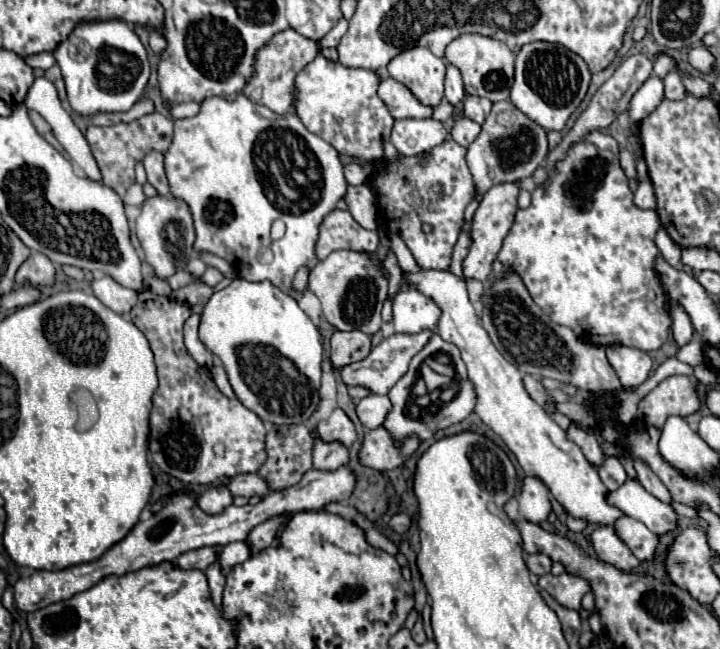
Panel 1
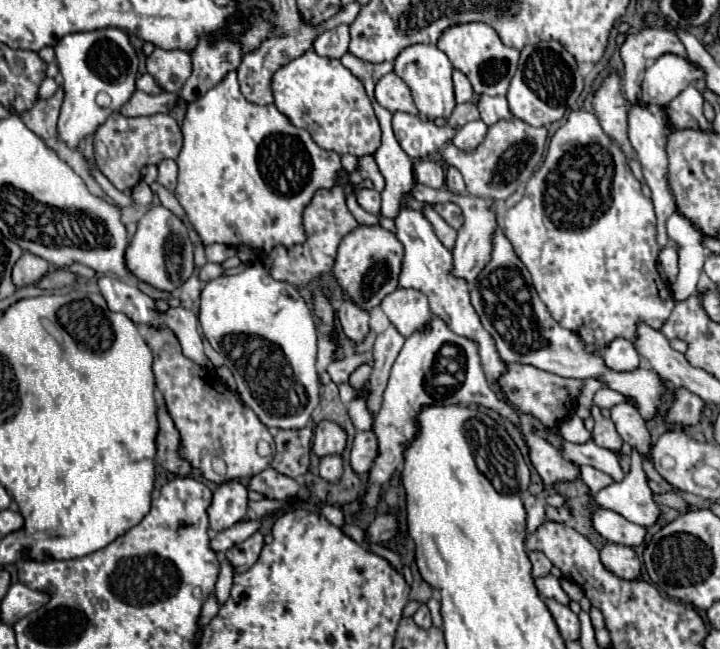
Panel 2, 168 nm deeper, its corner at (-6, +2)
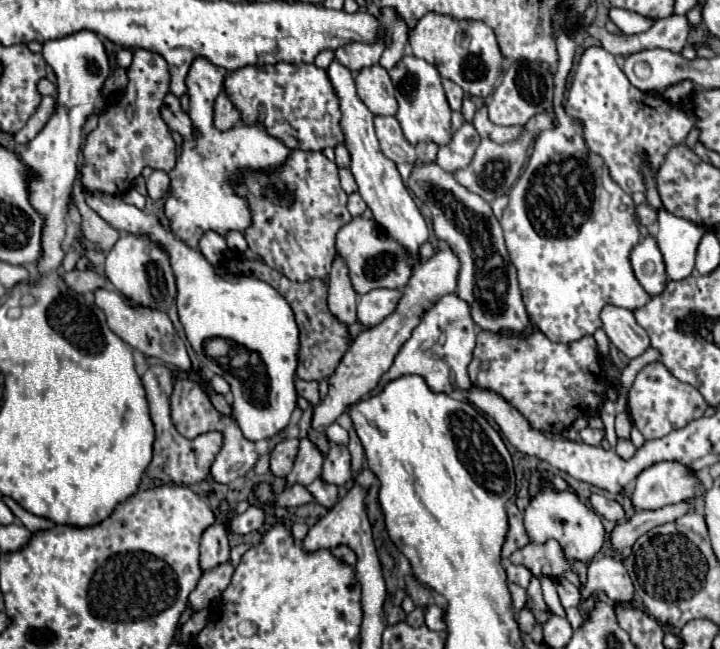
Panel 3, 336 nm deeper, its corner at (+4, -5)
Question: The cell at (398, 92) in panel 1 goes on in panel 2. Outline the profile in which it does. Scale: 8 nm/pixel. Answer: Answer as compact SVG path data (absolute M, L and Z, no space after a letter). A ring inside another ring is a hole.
M388 72L376 82L376 102L384 106L390 112L408 112L408 114L418 114L410 88L404 84L404 80Z

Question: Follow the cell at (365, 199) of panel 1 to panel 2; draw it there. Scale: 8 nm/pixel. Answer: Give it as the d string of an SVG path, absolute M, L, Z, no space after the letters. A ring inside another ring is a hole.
M362 188L358 192L358 204L370 214L378 214L380 212L380 192L374 190L374 188L372 190Z

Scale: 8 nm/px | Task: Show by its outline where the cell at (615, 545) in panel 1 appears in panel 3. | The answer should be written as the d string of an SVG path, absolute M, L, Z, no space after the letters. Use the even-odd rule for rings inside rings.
M602 557L590 561L588 581L581 590L581 602L588 600L595 589L604 591L614 603L626 603L634 595L632 579L622 561L616 557Z

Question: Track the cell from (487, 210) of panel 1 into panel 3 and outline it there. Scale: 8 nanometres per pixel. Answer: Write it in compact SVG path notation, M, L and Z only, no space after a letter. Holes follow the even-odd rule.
M446 247L442 251L436 251L428 261L424 261L418 269L414 269L414 273L412 273L412 277L410 277L410 281L408 281L408 285L404 289L404 295L402 295L396 311L388 319L384 319L380 325L360 333L354 339L352 347L342 357L340 365L336 367L334 375L328 381L330 383L328 397L314 409L312 427L328 427L328 425L332 425L354 403L364 399L368 391L376 389L376 383L392 367L398 351L410 339L412 329L420 323L422 315L428 309L432 309L434 303L438 303L444 295L456 293L458 273L460 273L460 259L450 247Z

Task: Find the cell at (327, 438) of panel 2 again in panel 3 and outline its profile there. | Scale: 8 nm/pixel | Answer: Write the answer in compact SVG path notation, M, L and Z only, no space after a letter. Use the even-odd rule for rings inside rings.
M306 437L300 439L300 449L298 449L298 457L294 461L294 469L286 477L288 485L312 483L322 473L322 465L324 465L324 455L320 453L320 449L310 439L306 439Z

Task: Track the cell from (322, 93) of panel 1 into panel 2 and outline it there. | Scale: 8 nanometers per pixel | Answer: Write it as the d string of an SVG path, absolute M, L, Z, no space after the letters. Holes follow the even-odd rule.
M312 48L290 60L272 76L274 106L298 128L306 128L312 140L338 154L374 154L380 146L380 126L362 82L340 60L318 56Z

